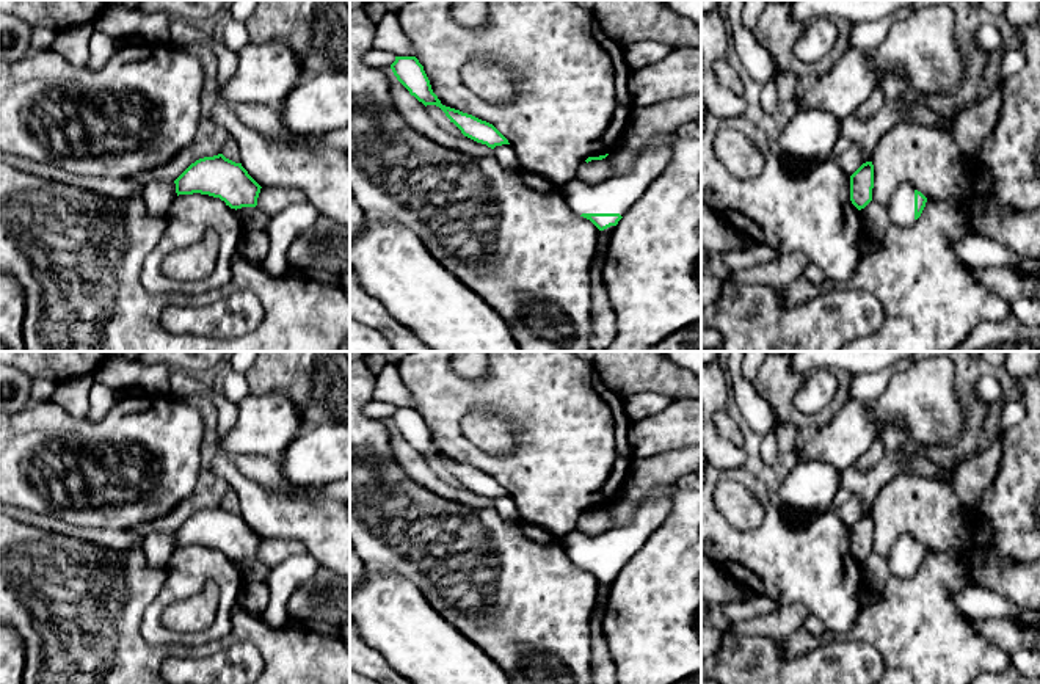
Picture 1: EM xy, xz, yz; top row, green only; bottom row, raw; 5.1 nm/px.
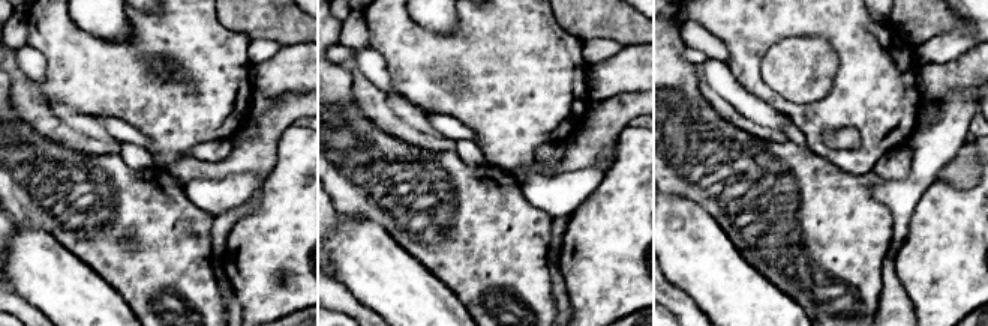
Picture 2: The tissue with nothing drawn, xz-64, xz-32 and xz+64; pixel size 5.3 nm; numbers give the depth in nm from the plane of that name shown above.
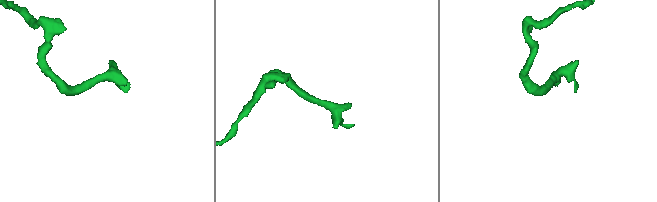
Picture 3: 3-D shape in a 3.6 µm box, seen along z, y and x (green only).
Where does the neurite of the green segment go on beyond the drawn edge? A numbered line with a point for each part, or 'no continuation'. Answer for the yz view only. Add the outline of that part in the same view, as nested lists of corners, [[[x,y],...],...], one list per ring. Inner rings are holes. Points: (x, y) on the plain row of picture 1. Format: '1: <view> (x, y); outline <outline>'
1: yz (901, 559); outline [[[910,535],[899,537],[886,554],[886,565],[896,577],[915,576],[915,538]]]

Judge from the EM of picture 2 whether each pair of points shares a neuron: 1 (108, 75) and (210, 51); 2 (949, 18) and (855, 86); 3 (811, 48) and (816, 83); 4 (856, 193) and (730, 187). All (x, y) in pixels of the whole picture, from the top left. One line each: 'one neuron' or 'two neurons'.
1: one neuron
2: two neurons
3: one neuron
4: one neuron

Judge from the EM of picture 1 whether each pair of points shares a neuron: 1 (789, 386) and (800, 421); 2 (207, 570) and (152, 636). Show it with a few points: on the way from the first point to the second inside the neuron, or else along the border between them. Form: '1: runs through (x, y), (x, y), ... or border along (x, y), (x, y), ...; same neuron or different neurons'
1: runs through (788, 394), (788, 408), (792, 413); same neuron
2: runs through (189, 576), (154, 611), (152, 617); same neuron

